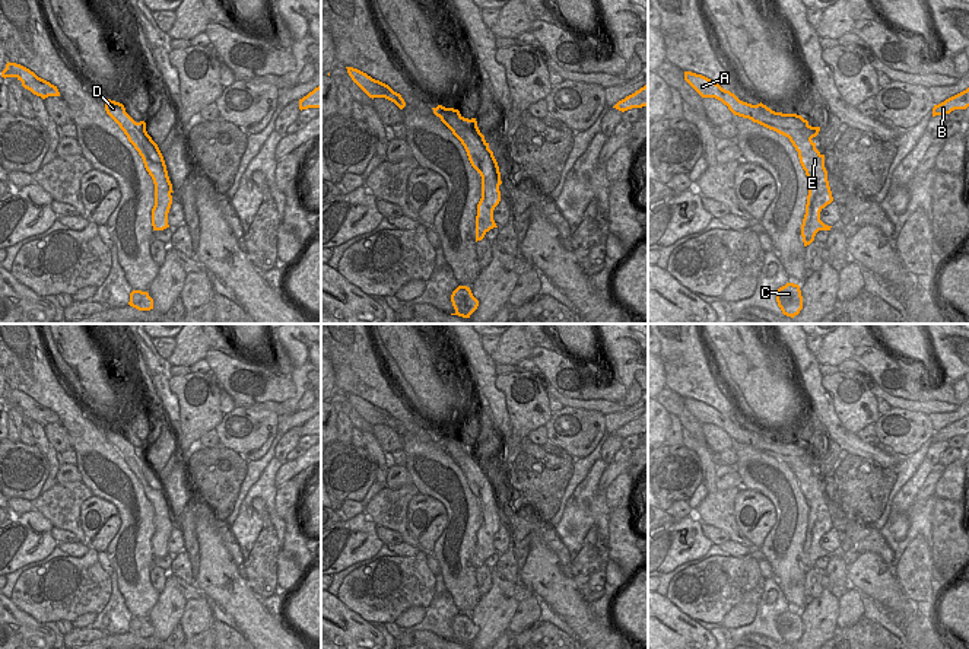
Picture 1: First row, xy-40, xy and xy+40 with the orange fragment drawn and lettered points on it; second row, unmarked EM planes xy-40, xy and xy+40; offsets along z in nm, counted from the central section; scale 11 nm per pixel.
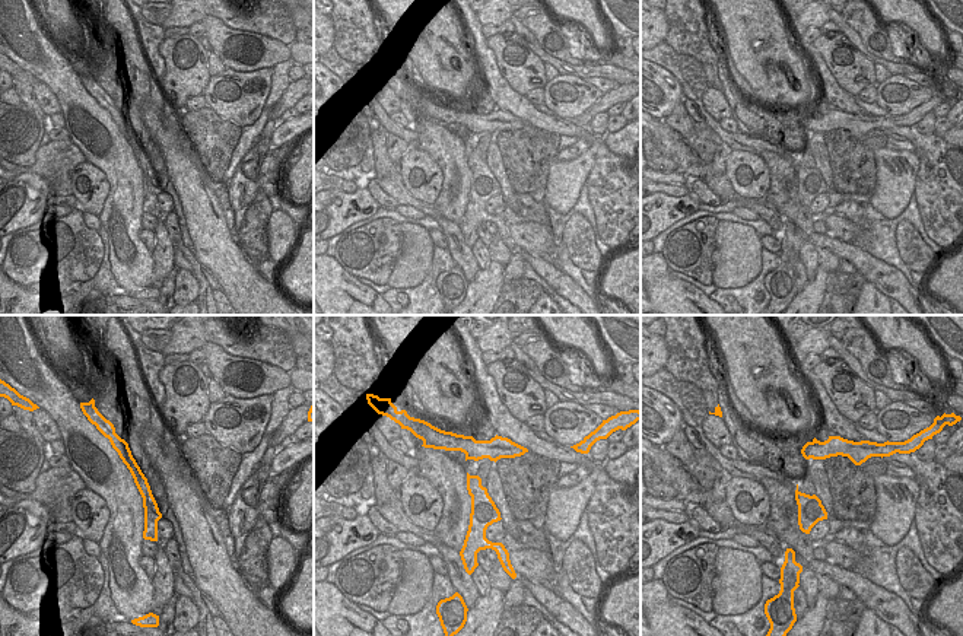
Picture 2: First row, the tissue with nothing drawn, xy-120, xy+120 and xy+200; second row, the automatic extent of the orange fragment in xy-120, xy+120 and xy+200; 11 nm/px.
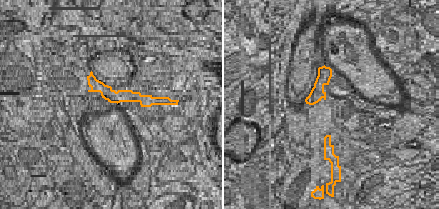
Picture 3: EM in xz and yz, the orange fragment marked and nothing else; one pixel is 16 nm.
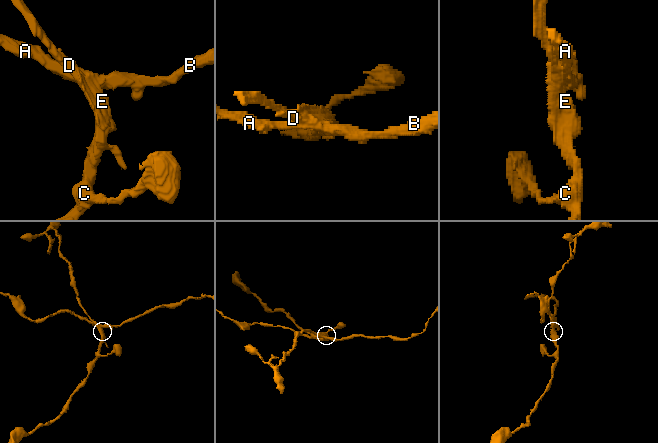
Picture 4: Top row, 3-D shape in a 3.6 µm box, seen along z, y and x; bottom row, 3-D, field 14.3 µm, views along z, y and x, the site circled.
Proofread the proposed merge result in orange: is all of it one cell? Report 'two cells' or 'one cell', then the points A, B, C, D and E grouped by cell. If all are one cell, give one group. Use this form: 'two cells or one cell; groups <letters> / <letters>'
two cells; groups A B / C D E

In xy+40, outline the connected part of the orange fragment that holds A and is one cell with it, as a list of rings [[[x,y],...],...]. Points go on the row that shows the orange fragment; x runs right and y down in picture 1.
[[[684,71],[684,80],[702,98],[715,98],[727,105],[734,115],[749,118],[753,123],[773,130],[788,139],[813,139],[820,131],[820,127],[811,127],[801,115],[784,114],[781,117],[779,112],[772,111],[762,102],[757,105],[743,102],[734,93],[722,89],[718,83],[702,74]]]

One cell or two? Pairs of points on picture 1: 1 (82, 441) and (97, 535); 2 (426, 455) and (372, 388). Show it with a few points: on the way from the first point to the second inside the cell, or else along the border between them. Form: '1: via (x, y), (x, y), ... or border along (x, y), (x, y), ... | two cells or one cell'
1: border along (94, 495), (110, 500), (120, 518) | two cells
2: via (416, 438), (406, 417), (390, 401) | one cell

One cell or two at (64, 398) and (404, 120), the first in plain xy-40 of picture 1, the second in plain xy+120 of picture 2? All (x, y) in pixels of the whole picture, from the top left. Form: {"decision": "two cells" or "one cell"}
{"decision": "two cells"}

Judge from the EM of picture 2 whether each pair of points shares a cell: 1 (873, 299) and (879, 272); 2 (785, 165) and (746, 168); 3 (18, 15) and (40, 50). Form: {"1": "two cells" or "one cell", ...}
{"1": "two cells", "2": "two cells", "3": "one cell"}

